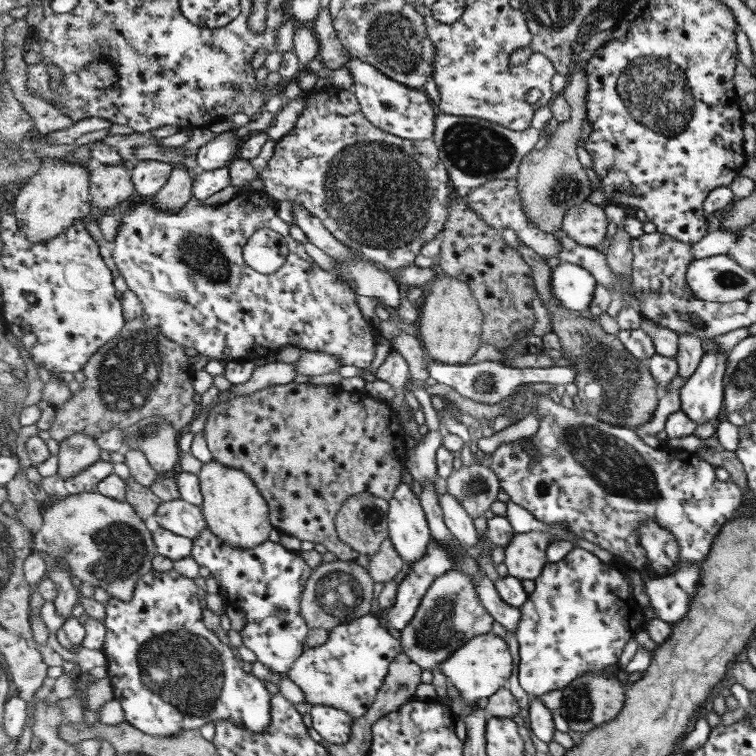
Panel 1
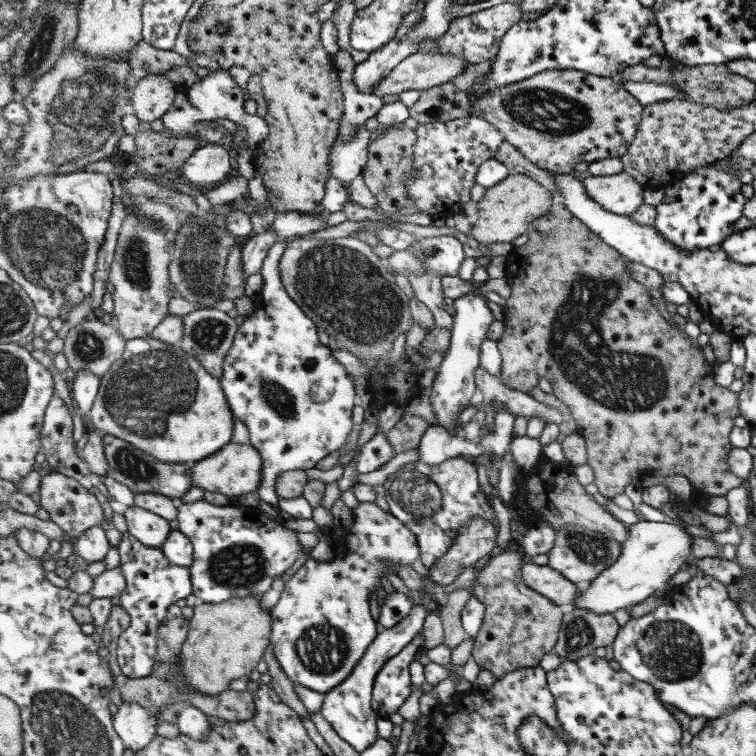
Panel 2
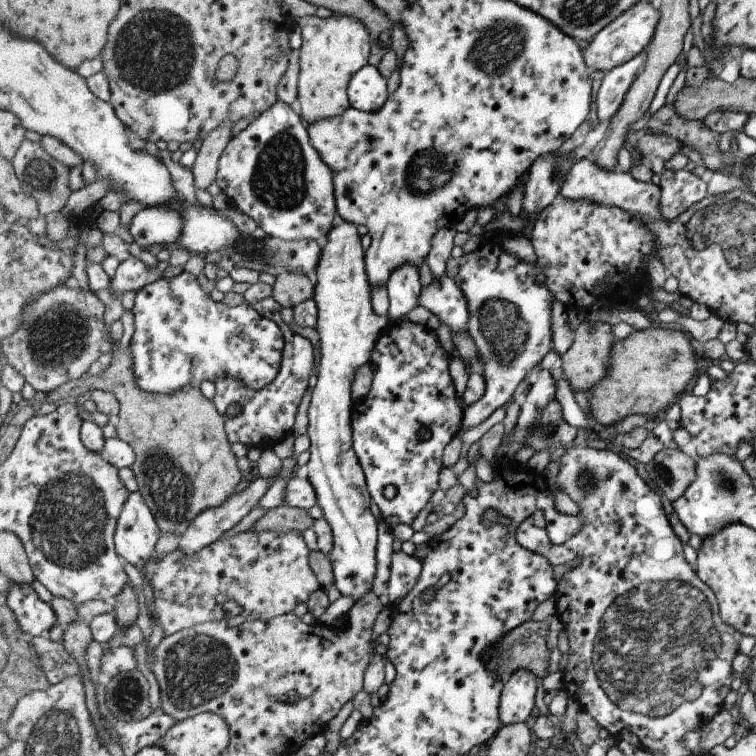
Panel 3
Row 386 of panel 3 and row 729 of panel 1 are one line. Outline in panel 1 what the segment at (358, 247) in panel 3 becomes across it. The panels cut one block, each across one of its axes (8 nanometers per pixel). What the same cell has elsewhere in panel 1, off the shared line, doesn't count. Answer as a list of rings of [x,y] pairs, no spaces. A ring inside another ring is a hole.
[[[315,705],[309,714],[316,732],[330,745],[350,741],[356,720],[347,711],[337,707]]]

